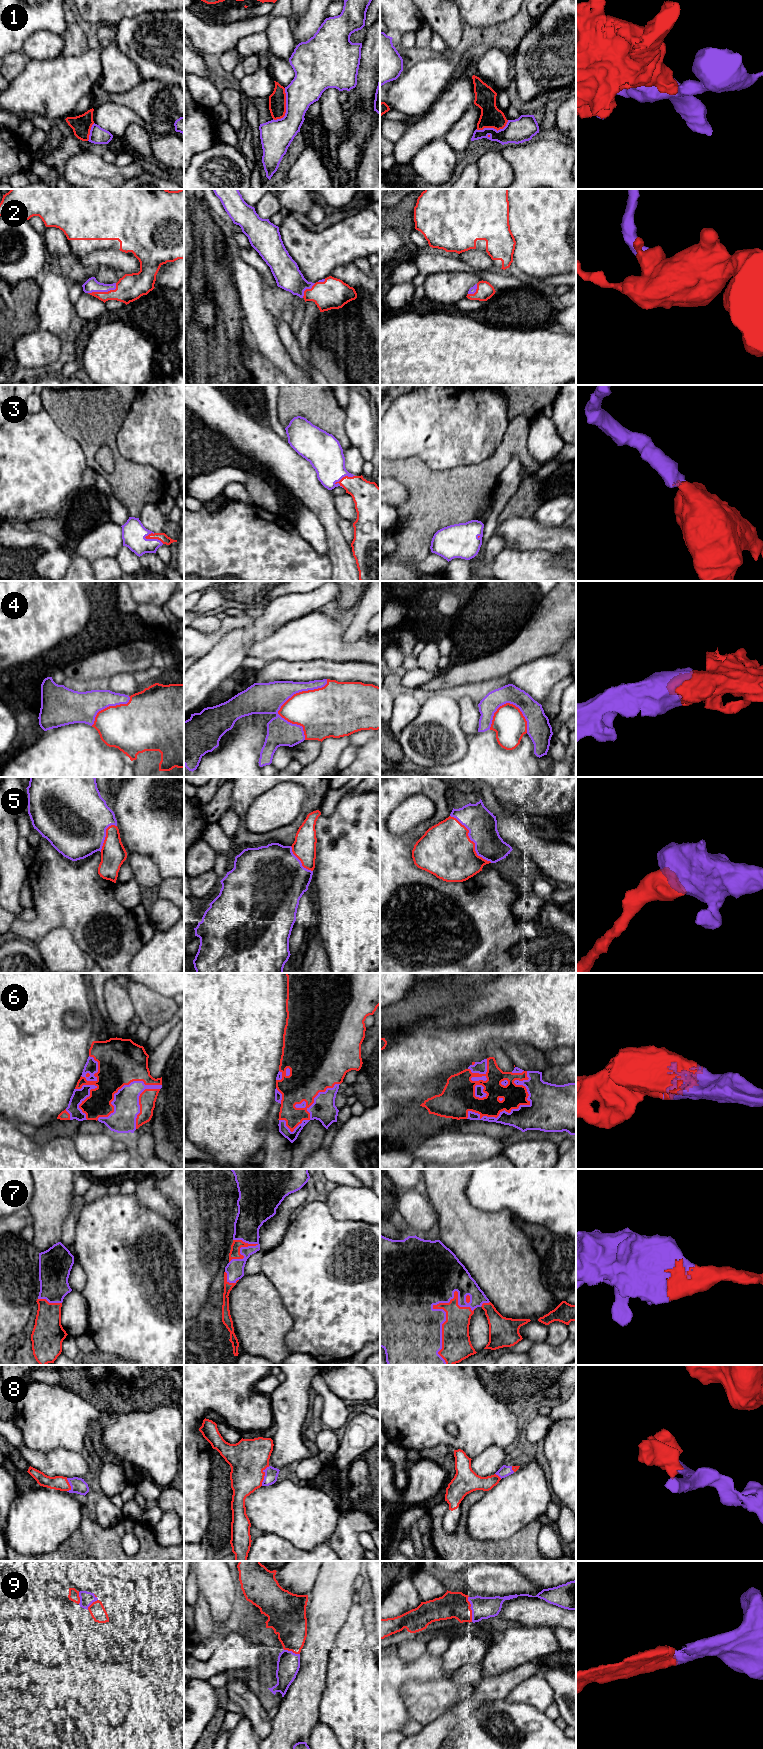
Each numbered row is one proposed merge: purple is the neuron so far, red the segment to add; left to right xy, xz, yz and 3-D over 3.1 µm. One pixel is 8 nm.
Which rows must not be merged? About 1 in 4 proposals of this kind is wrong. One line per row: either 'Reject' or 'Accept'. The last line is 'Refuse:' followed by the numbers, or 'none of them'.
1: Reject
2: Accept
3: Accept
4: Accept
5: Accept
6: Accept
7: Accept
8: Accept
9: Accept
Refuse: 1

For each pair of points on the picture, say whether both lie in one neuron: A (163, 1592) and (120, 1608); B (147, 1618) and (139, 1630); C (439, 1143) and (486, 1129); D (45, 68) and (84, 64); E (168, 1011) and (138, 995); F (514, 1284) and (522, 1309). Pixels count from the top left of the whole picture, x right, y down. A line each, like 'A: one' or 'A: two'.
A: two
B: one
C: two
D: one
E: one
F: one

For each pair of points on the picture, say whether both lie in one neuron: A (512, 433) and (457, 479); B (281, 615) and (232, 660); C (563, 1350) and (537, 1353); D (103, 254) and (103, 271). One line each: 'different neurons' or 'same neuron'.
A: same neuron
B: same neuron
C: same neuron
D: different neurons

